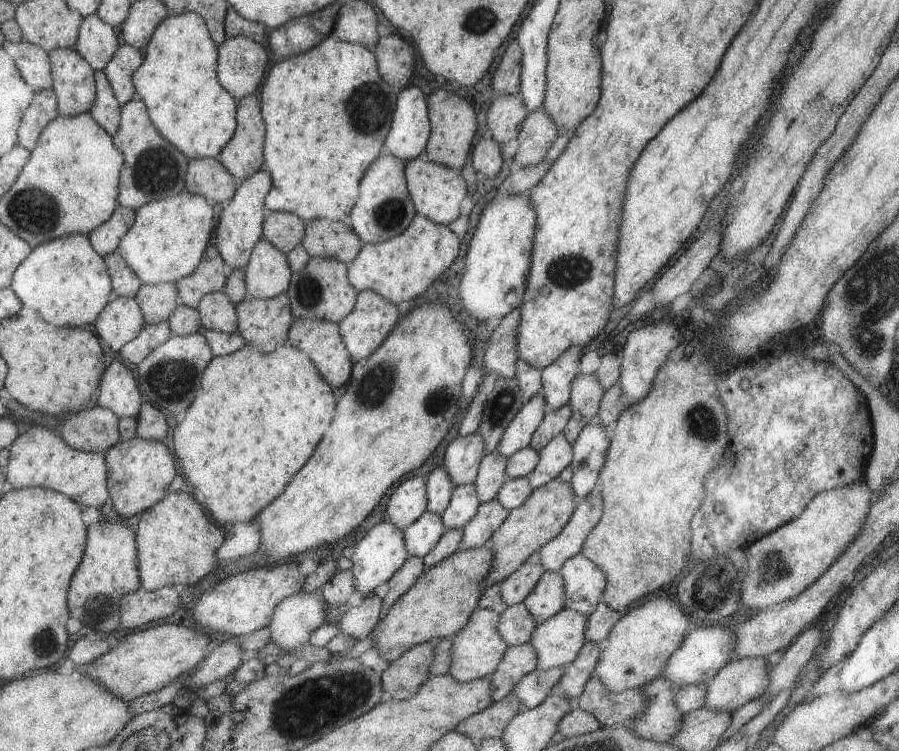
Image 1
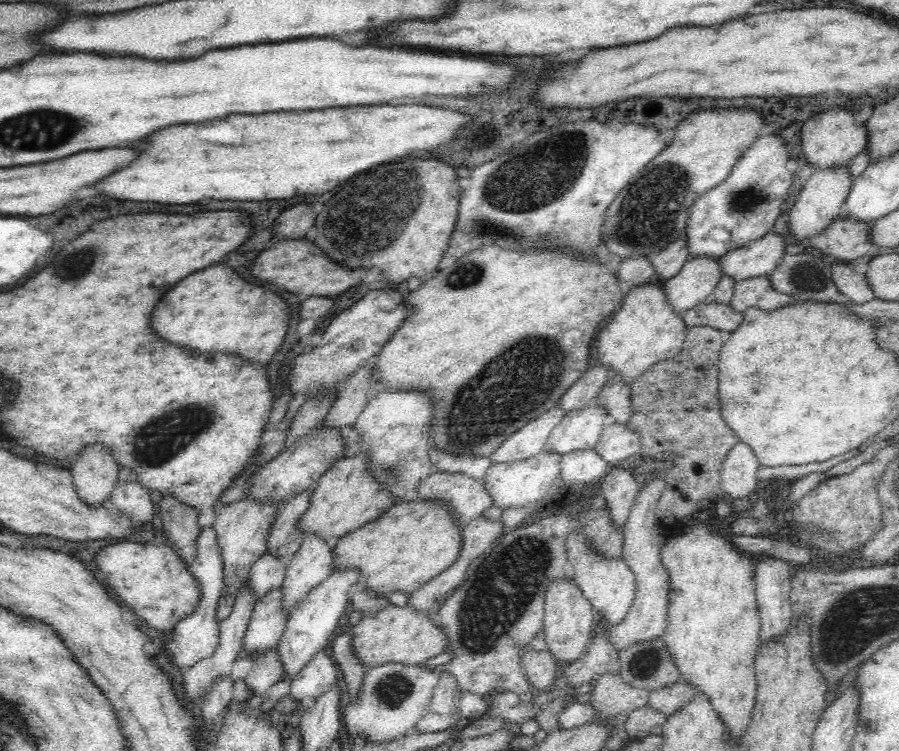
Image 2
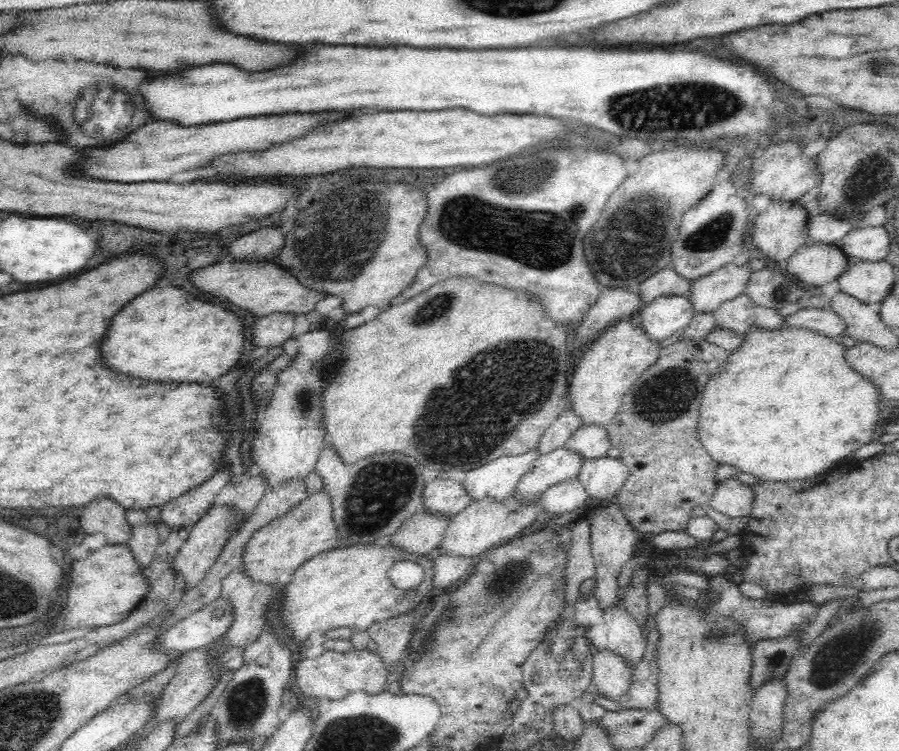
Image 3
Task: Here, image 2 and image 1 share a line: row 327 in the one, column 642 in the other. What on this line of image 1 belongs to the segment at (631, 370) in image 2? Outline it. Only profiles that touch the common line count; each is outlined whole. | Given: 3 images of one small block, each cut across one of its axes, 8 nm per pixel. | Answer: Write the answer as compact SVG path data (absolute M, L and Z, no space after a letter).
M654 595L641 606L626 610L615 622L607 639L600 647L592 676L611 693L643 687L659 675L667 658L681 645L685 634L695 624L685 612L664 595Z

